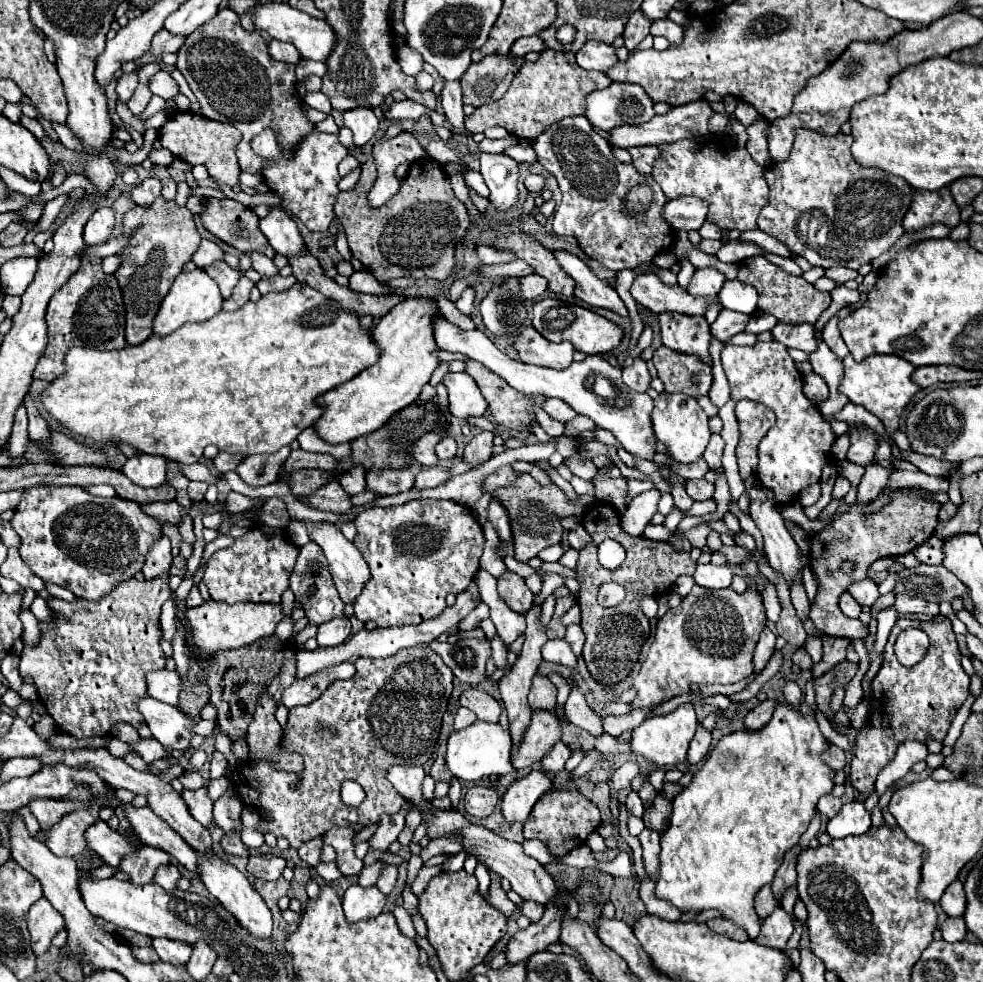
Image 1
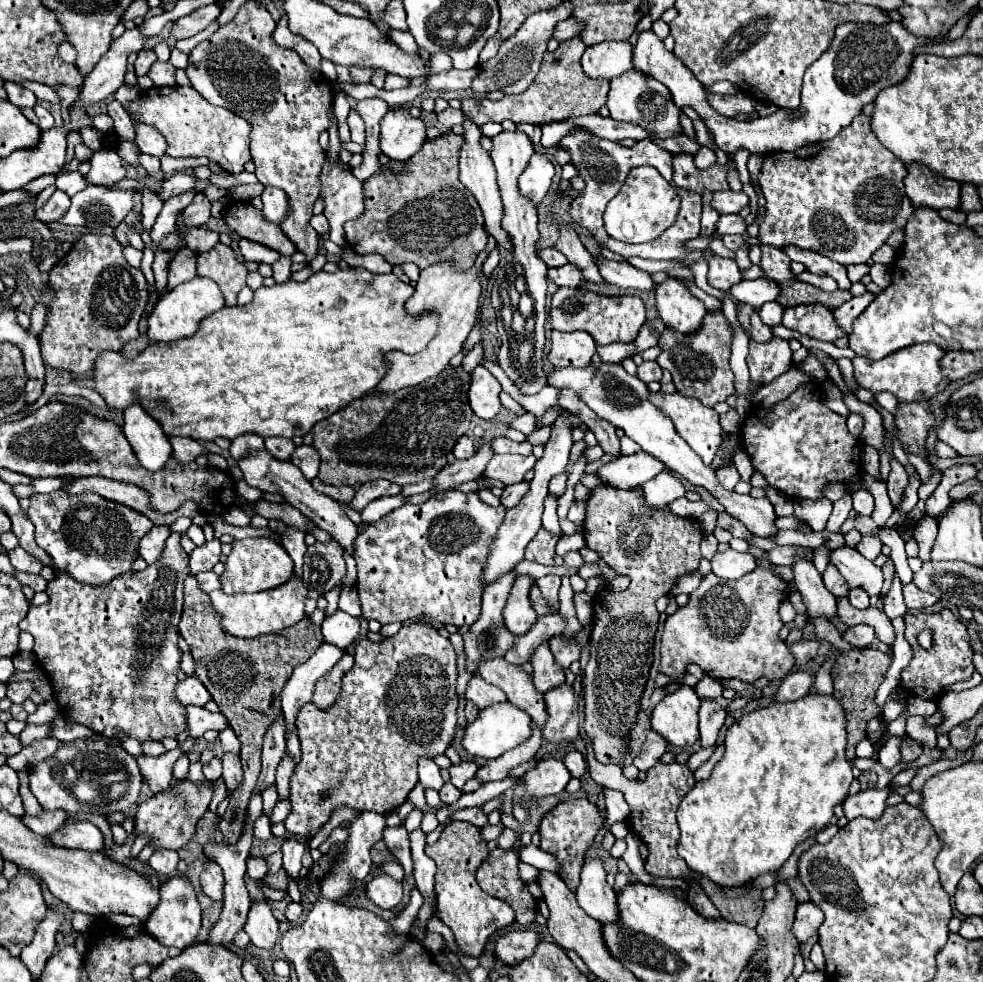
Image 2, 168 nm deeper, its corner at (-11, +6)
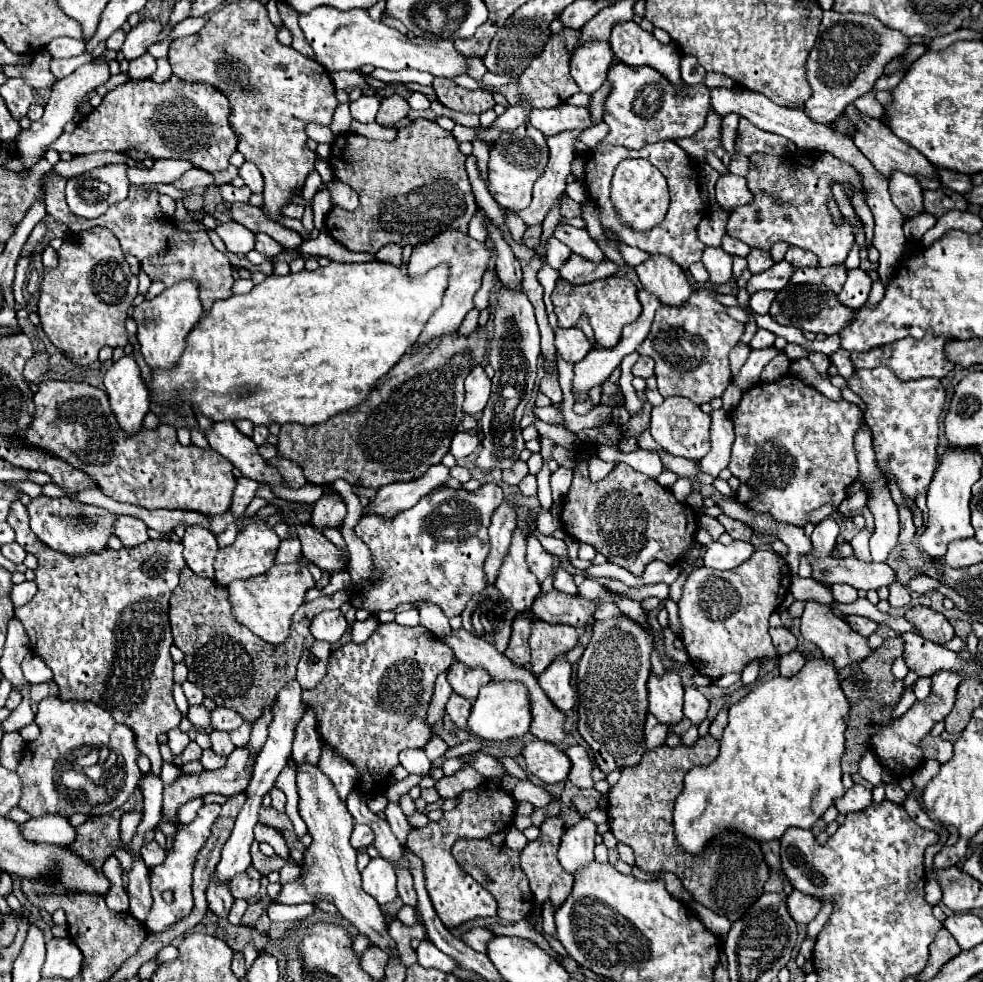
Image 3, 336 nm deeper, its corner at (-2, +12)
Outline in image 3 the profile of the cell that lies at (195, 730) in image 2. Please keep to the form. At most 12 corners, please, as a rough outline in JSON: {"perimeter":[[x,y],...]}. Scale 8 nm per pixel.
{"perimeter":[[231,708],[211,712],[211,728],[231,732],[243,724]]}

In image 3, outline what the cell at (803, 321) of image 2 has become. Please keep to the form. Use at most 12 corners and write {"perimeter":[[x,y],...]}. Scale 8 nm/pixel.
{"perimeter":[[813,284],[779,290],[769,314],[777,324],[839,334],[853,308]]}

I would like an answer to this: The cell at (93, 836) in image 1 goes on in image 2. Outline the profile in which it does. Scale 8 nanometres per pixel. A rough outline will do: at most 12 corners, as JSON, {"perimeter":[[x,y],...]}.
{"perimeter":[[92,822],[64,824],[54,846],[98,852],[104,836]]}

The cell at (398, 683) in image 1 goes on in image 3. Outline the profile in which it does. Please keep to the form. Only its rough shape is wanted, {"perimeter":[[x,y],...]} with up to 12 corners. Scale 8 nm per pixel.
{"perimeter":[[379,624],[303,692],[325,744],[379,796],[423,748],[455,662],[423,626]]}

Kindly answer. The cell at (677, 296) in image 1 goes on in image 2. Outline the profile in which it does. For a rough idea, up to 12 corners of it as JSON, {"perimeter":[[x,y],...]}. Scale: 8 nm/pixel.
{"perimeter":[[596,258],[602,278],[620,288],[656,290],[656,282],[628,262]]}

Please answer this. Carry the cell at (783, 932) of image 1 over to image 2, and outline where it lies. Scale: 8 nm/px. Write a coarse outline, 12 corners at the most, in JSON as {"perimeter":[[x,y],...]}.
{"perimeter":[[812,902],[798,904],[792,934],[798,942],[814,936],[824,914]]}

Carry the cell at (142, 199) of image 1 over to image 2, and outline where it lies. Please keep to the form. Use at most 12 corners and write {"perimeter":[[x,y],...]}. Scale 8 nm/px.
{"perimeter":[[172,174],[160,182],[156,194],[164,202],[176,194],[192,190],[194,176]]}

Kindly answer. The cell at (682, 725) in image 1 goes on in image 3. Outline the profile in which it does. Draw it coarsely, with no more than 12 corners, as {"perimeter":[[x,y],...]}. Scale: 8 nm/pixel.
{"perimeter":[[677,670],[649,674],[649,712],[663,724],[683,718]]}

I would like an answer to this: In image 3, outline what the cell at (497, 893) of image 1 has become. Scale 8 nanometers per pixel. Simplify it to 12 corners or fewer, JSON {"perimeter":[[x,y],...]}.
{"perimeter":[[489,840],[453,844],[459,866],[497,900],[497,916],[533,910],[519,850]]}

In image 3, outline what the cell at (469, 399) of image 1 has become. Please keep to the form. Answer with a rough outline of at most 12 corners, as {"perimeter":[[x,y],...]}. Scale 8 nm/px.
{"perimeter":[[481,366],[465,378],[463,410],[481,414],[491,378]]}

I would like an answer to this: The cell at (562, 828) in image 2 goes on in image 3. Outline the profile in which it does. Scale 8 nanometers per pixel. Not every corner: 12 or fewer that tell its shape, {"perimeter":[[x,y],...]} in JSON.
{"perimeter":[[547,818],[521,852],[521,870],[539,906],[557,908],[571,892],[557,848],[565,824]]}

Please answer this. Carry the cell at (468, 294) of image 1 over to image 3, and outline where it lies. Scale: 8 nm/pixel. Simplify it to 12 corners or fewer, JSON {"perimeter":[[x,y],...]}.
{"perimeter":[[477,208],[469,222],[475,240],[487,240],[485,214]]}

